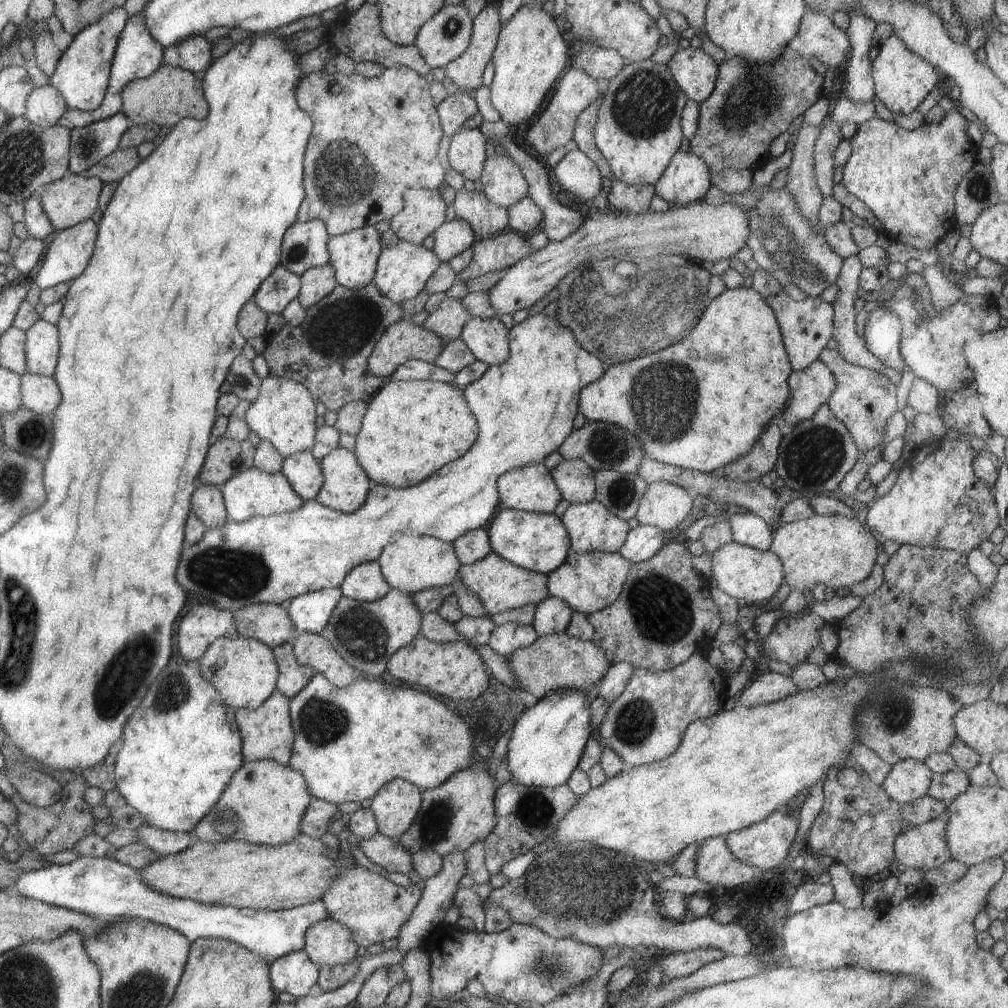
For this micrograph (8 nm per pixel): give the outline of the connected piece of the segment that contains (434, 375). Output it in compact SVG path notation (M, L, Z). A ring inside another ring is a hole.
M418 359L405 360L395 368L389 377L391 380L429 380L454 384L454 375L435 364L425 363Z

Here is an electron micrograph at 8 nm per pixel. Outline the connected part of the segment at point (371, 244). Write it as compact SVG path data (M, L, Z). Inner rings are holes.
M373 226L362 227L331 236L327 240L328 264L331 264L337 285L350 290L358 290L372 283L376 264L381 253L380 234Z

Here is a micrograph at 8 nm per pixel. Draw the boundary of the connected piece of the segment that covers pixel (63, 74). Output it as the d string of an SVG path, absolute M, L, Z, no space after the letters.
M122 7L105 12L95 24L76 33L67 50L60 54L55 70L48 78L50 86L59 92L67 109L91 112L101 104L107 90L117 40L129 18Z

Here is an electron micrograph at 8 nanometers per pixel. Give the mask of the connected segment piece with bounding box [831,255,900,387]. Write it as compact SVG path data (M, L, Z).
M856 255L843 259L841 272L839 272L839 276L835 278L835 286L837 286L838 290L837 296L835 296L835 300L833 300L831 306L834 313L832 339L836 342L836 351L839 352L839 356L841 356L845 362L851 365L875 370L878 374L888 377L888 380L896 387L899 384L899 372L890 370L881 364L881 362L879 362L879 360L877 360L877 358L875 358L875 356L873 356L873 354L871 354L871 352L865 348L863 338L856 332L856 311L853 308L853 304L856 300L855 291L859 286L858 280L861 270L863 270L863 266Z

